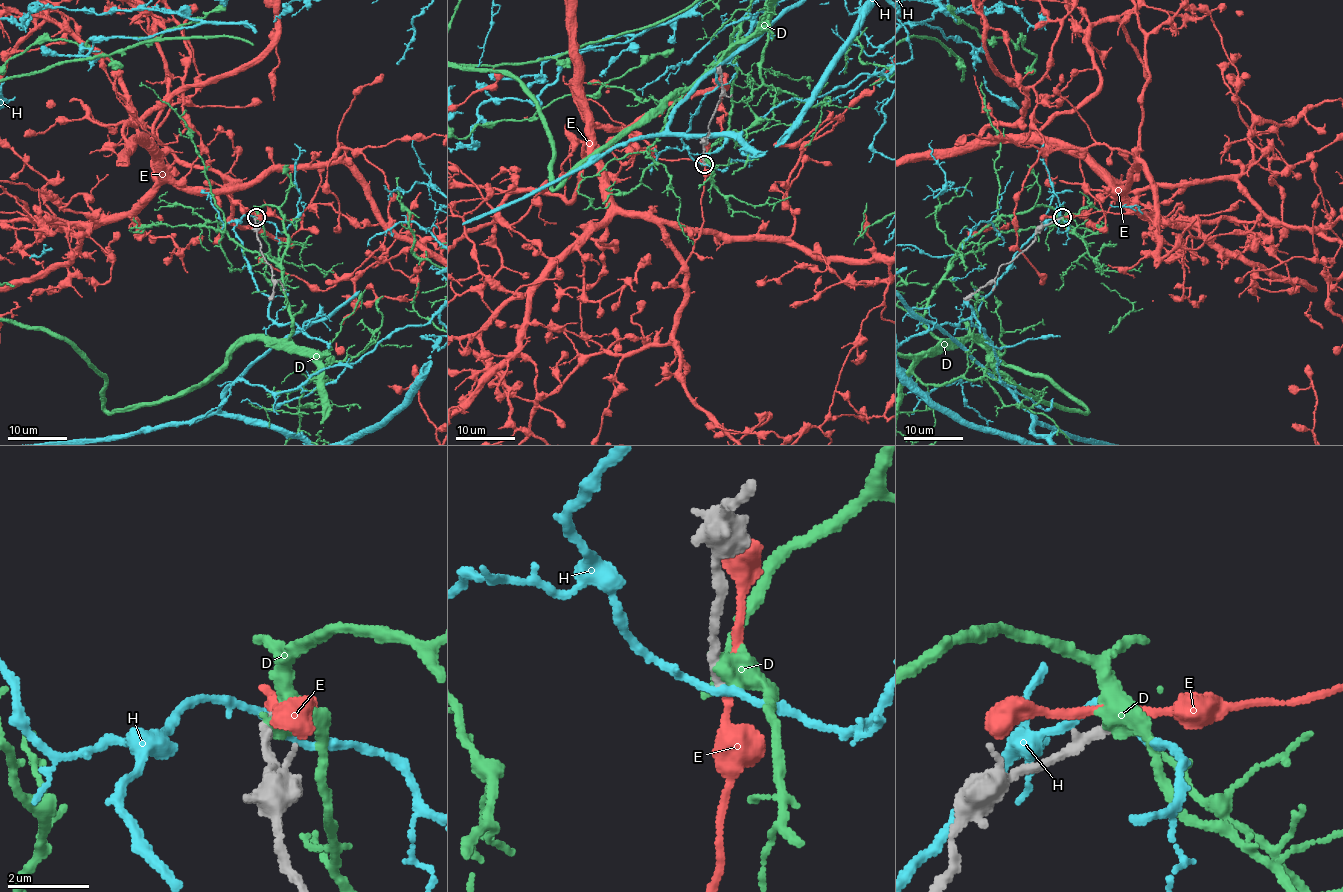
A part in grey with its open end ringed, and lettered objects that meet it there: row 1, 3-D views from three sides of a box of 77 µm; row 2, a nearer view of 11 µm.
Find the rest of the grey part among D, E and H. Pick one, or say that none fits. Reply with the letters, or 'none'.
none

